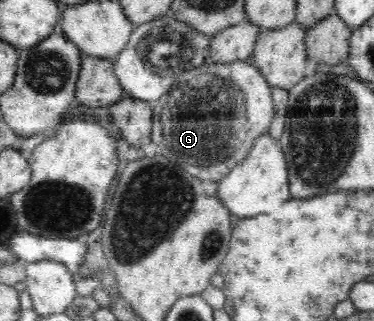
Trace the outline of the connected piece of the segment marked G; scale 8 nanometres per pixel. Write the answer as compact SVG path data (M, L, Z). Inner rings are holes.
M251 60L202 64L182 75L161 100L165 102L149 102L153 106L151 144L147 143L141 148L135 148L123 138L119 141L115 140L117 158L121 160L119 172L127 162L133 162L135 158L163 154L165 158L169 158L171 162L175 162L177 166L189 172L189 175L201 178L203 181L217 183L249 154L258 136L268 133L274 118L272 87Z

